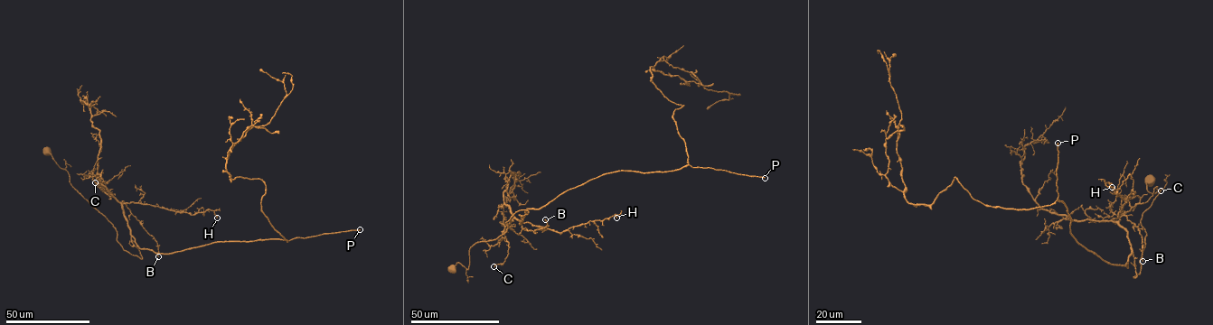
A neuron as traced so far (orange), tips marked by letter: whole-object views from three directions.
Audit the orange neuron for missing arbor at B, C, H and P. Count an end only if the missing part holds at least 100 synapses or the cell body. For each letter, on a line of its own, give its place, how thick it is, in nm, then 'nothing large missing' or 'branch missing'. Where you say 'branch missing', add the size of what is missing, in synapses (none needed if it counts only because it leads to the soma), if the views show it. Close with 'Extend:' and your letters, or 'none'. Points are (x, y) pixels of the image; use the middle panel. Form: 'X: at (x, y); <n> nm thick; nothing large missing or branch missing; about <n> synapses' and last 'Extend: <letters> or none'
B: at (545, 219); 100 nm thick; nothing large missing
C: at (493, 266); 140 nm thick; nothing large missing
H: at (616, 218); 140 nm thick; nothing large missing
P: at (765, 178); 240 nm thick; branch missing; about 190 synapses
Extend: P

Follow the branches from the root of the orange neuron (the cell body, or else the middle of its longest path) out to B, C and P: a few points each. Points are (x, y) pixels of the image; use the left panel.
B: (46, 151), (113, 225), (122, 248), (142, 258), (131, 241), (123, 200), (156, 242), (158, 256)
C: (46, 151), (113, 225), (122, 248), (142, 258), (121, 205), (102, 191), (109, 193), (105, 183), (95, 182)
P: (46, 151), (113, 225), (122, 248), (141, 259), (131, 236), (141, 248), (167, 254), (220, 242), (360, 229)

